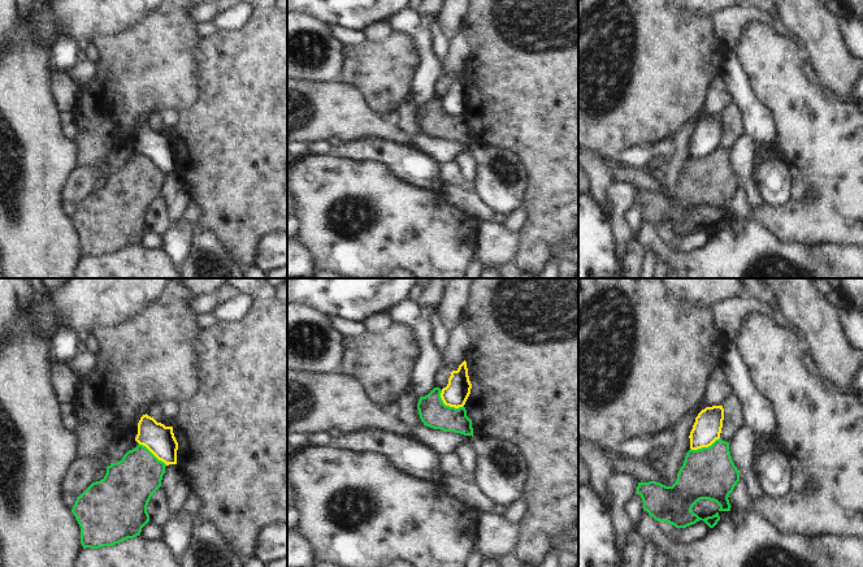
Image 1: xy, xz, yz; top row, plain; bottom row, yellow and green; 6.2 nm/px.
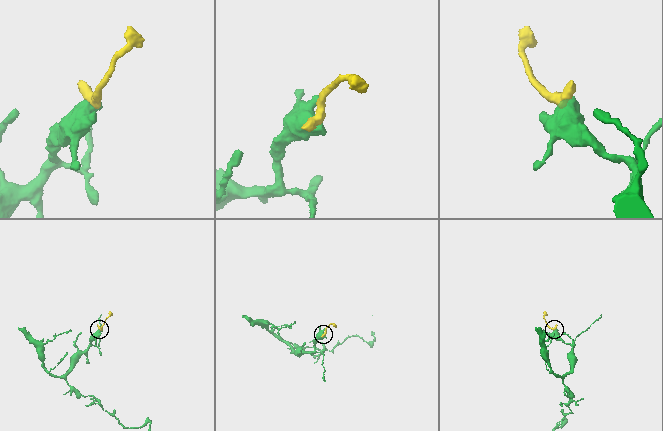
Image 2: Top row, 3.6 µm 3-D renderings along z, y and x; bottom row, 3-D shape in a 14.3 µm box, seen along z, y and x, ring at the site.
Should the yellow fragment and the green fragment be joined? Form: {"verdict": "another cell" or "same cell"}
{"verdict": "another cell"}

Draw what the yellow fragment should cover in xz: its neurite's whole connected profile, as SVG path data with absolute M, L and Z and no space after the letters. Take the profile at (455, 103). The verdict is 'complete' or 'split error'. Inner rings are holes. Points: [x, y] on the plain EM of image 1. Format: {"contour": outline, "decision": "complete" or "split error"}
{"contour": "M464 69L456 79L451 81L447 95L442 98L441 107L446 114L459 117L465 113L470 98L472 92Z", "decision": "complete"}

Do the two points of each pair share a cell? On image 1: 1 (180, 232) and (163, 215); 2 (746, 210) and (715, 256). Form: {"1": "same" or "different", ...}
{"1": "different", "2": "different"}

